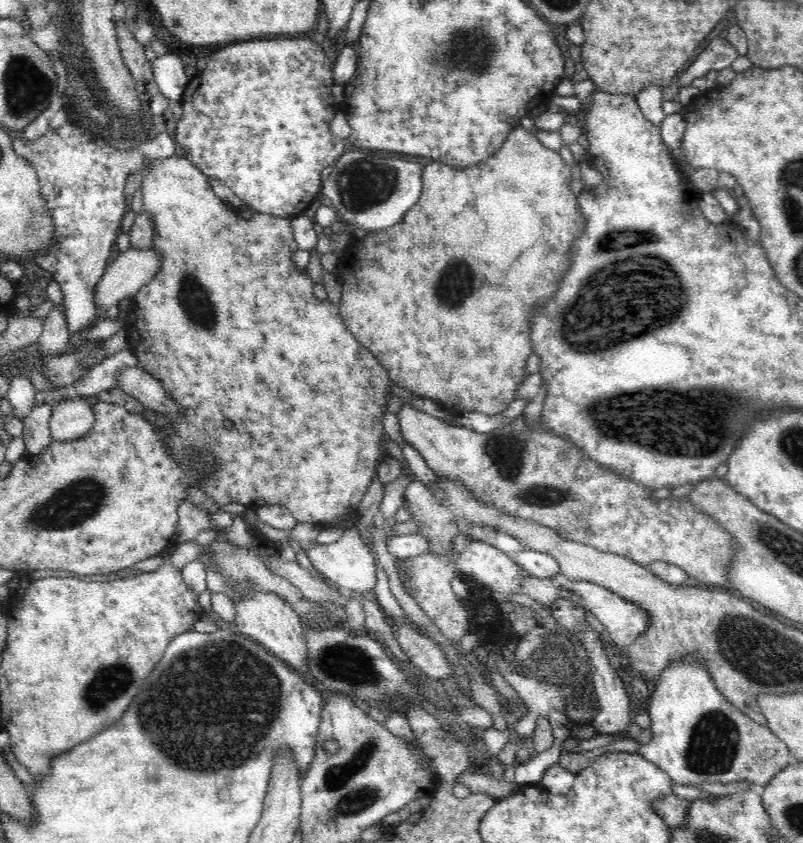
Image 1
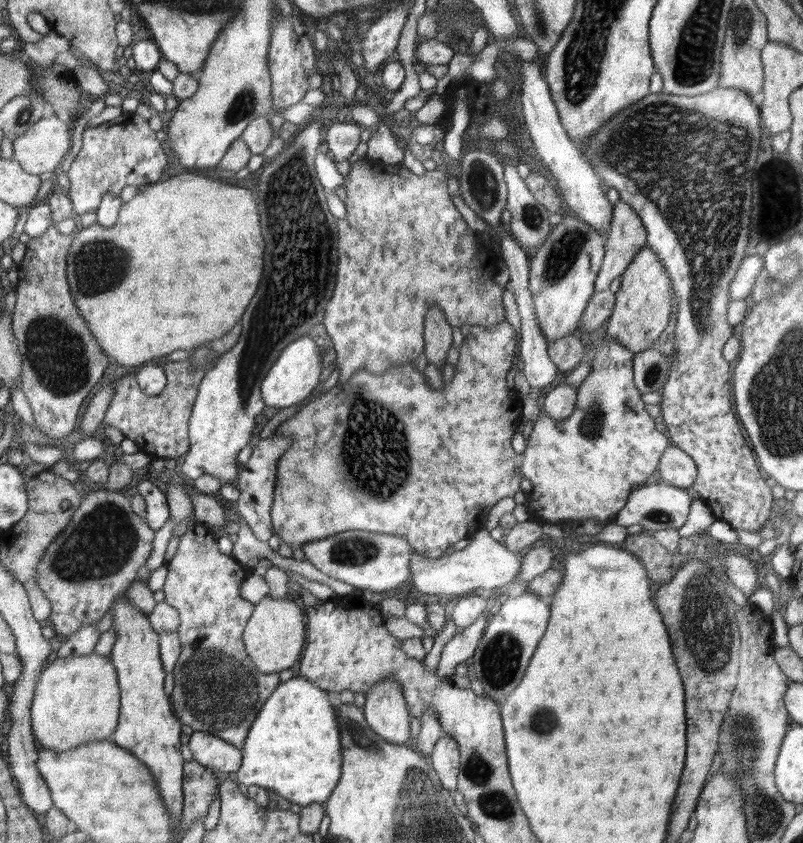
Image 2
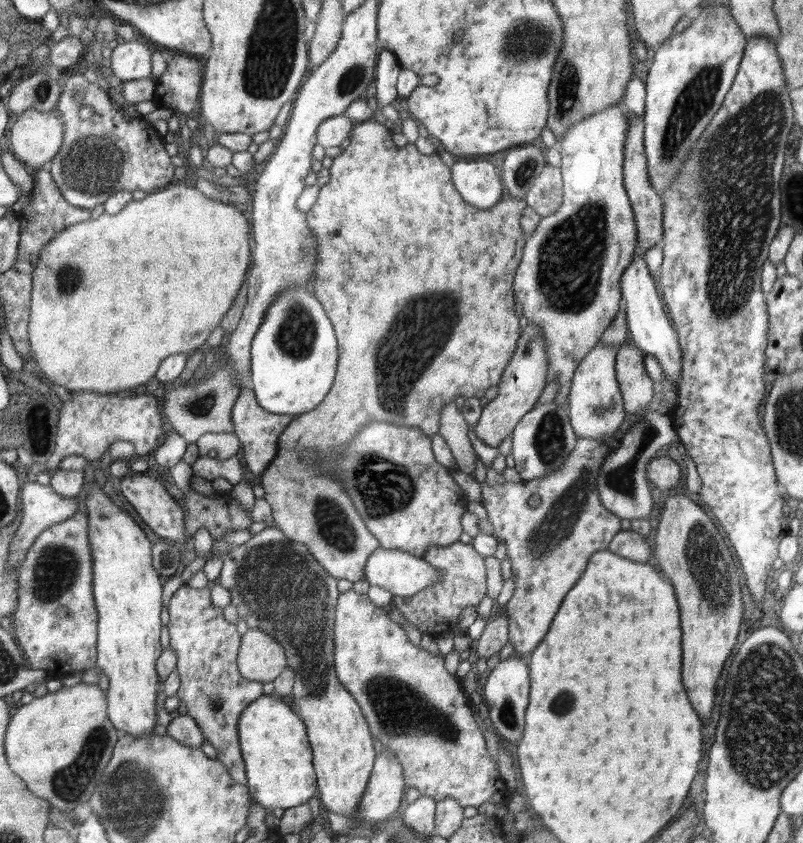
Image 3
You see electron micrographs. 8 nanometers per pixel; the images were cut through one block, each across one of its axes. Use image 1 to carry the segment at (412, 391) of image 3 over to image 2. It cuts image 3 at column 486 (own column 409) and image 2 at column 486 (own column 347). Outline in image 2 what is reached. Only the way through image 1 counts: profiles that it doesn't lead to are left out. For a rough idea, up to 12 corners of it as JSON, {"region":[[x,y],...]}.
{"region":[[368,158],[344,180],[324,326],[384,374],[451,327],[504,322],[490,247],[448,172]]}

